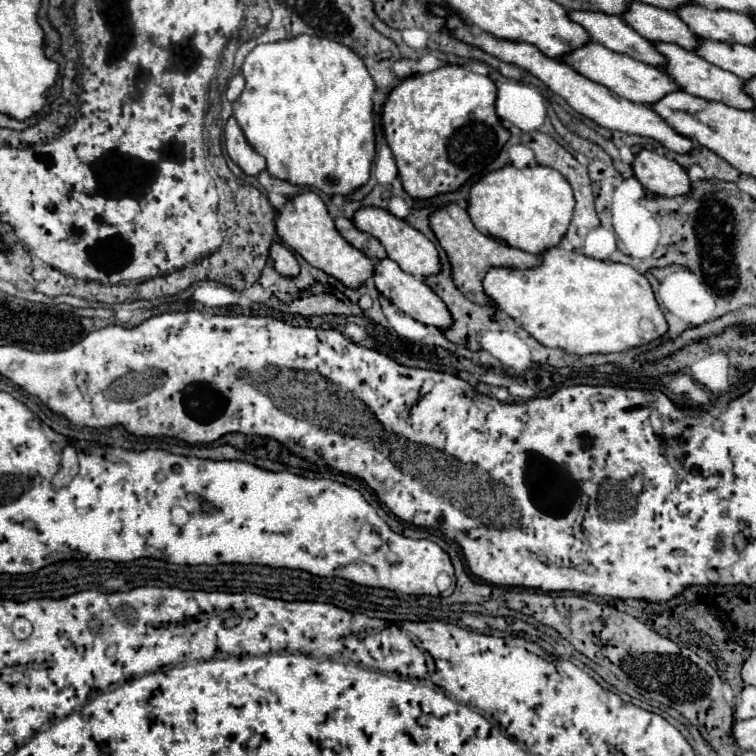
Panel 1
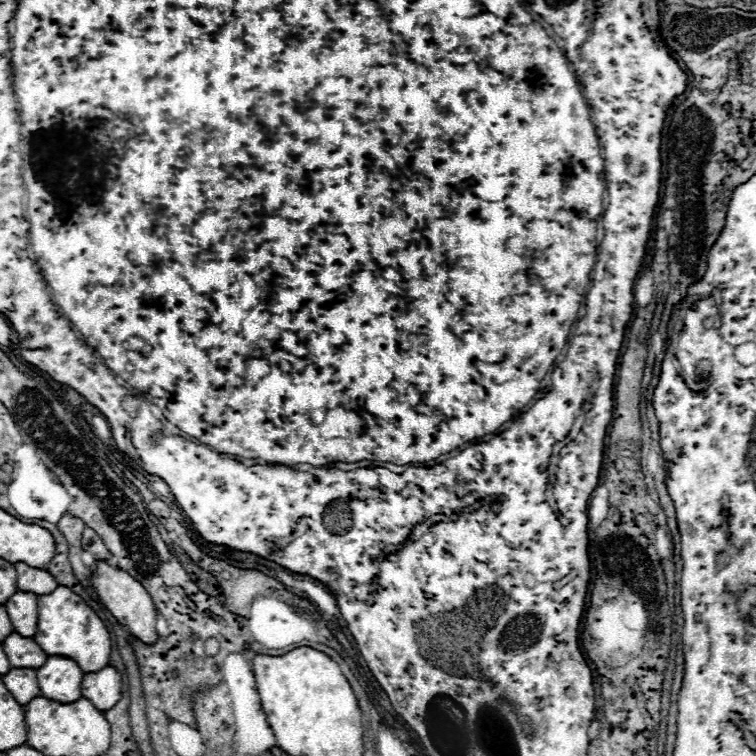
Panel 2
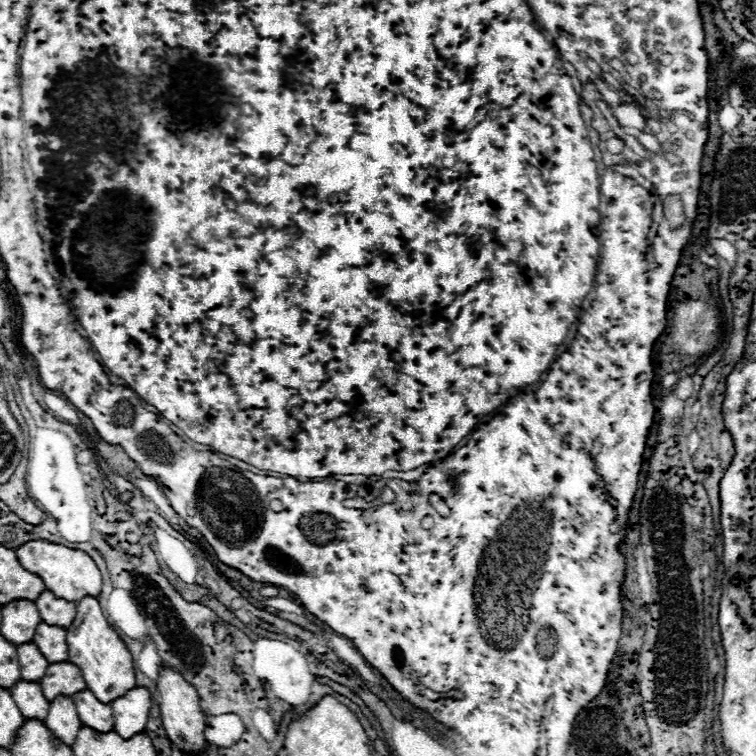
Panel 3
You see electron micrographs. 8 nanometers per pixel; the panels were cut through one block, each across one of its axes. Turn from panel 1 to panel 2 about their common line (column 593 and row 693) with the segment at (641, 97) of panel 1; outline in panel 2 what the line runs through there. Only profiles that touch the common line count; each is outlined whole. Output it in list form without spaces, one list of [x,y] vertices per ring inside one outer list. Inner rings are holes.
[[[48,656],[48,660],[36,668],[36,680],[42,696],[58,702],[74,702],[82,698],[80,682],[84,672],[78,664],[64,656]]]

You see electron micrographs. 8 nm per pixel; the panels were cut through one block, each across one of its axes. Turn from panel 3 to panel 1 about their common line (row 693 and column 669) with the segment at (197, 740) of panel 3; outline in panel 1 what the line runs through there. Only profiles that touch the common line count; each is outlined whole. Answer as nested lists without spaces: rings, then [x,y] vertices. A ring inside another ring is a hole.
[[[640,150],[632,162],[634,176],[638,182],[660,196],[680,196],[690,190],[690,178],[686,170],[666,156],[654,150]]]

